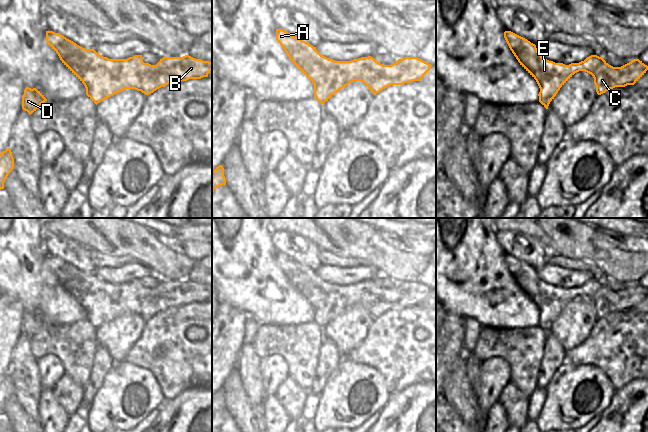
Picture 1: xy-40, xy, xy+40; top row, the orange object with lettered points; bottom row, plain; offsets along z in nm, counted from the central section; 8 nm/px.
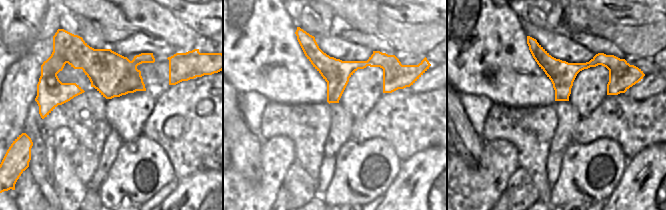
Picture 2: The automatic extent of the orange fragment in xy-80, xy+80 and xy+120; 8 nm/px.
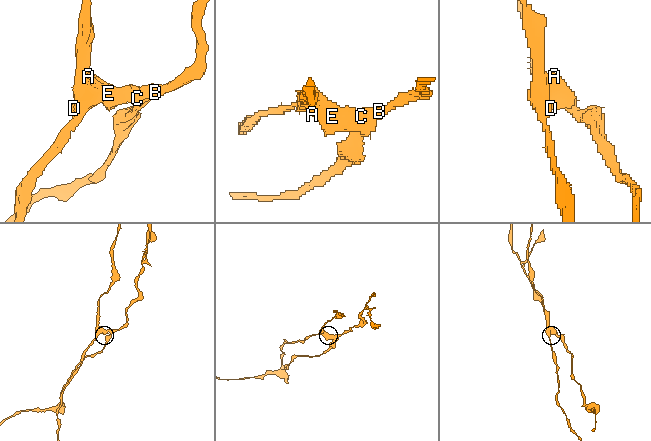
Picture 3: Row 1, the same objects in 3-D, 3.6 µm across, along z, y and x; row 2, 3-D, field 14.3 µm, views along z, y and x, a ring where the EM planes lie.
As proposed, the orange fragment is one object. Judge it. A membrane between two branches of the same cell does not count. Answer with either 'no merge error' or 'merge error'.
merge error

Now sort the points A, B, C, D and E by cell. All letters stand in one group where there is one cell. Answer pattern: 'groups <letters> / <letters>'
groups A D E / B C

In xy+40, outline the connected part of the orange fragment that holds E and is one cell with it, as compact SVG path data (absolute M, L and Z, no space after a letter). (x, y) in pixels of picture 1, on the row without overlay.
M505 255L504 262L520 289L536 304L540 312L539 326L546 333L560 312L575 297L585 295L593 299L595 295L601 296L599 291L592 288L591 283L569 289L555 287L545 283L535 268L511 255Z

